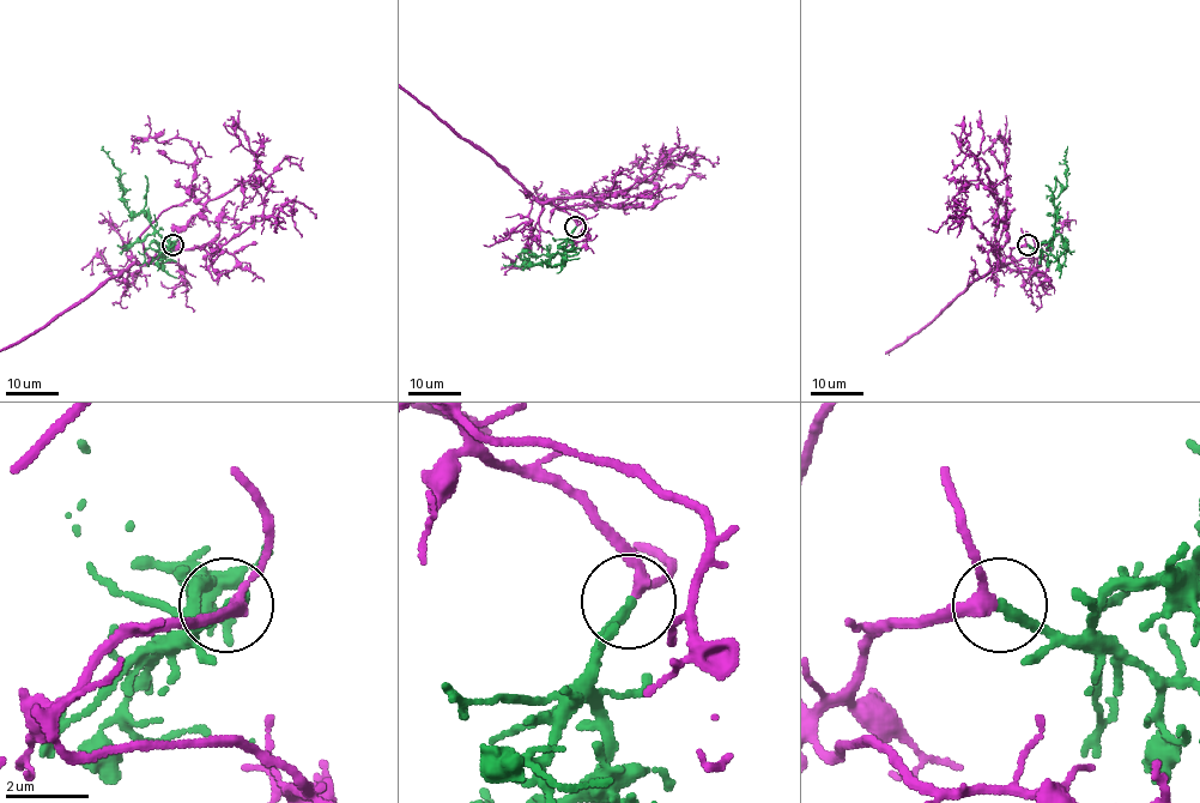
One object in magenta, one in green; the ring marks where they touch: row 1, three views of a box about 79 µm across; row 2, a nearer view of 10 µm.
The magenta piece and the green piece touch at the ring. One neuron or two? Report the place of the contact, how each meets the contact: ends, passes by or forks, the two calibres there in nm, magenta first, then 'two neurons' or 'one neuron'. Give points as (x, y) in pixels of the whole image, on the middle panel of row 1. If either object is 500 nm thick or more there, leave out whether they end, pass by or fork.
at (575, 227); magenta passes by; green ends there; 240 nm thick on the magenta side, 240 nm on the other; one neuron

